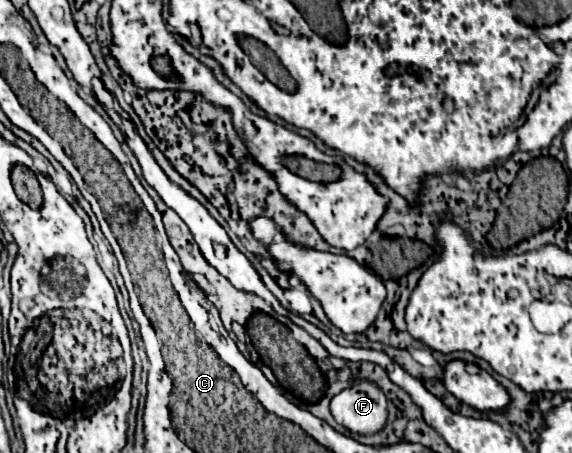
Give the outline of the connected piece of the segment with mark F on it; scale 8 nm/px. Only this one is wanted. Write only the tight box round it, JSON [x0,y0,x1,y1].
[330,380,388,436]

